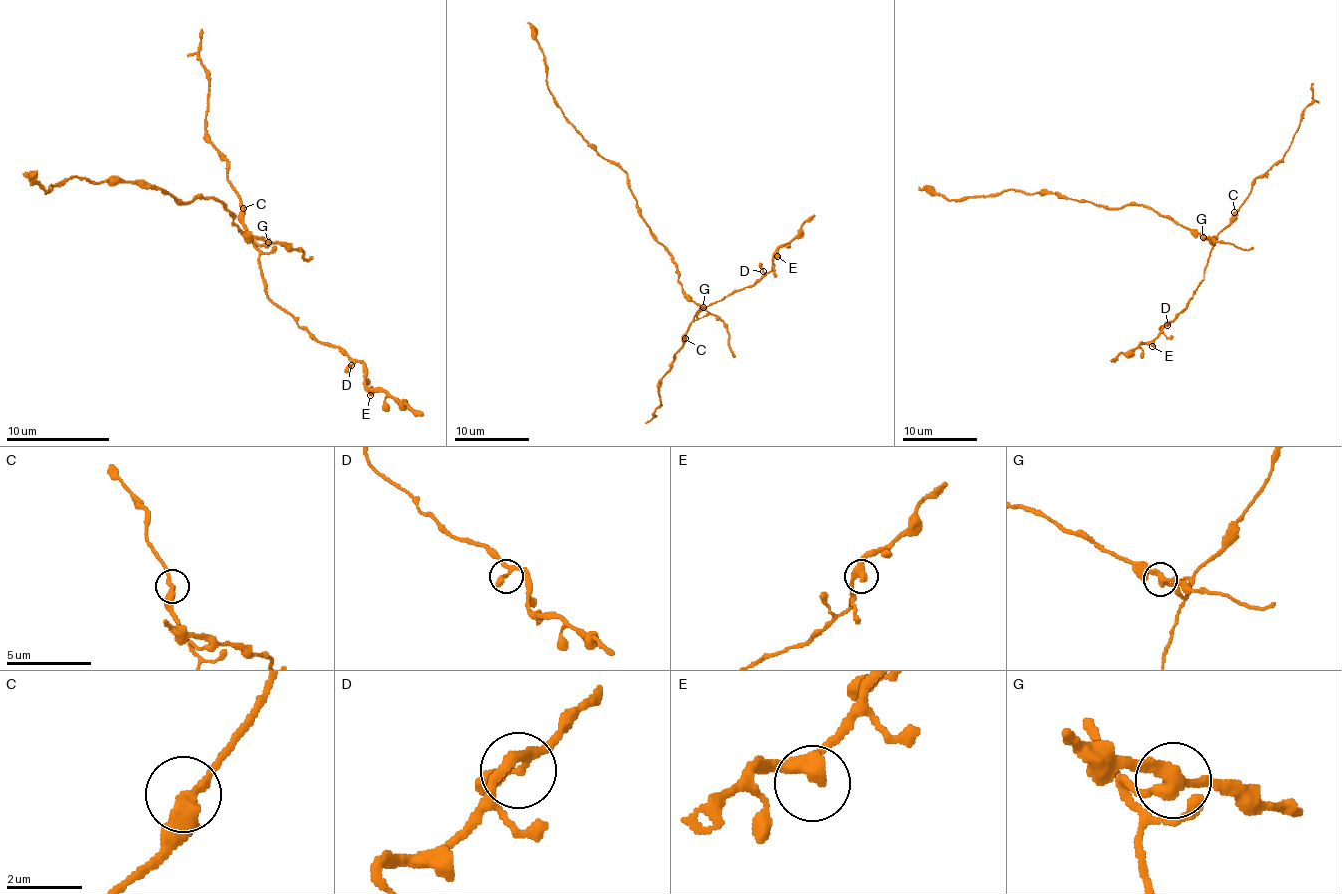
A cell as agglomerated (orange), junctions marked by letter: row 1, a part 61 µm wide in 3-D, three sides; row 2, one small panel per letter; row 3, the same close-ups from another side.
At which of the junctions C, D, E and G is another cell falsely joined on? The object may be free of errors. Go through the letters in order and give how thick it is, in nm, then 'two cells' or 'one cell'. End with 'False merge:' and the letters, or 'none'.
C: 380 nm | one cell
D: 200 nm | one cell
E: 400 nm | one cell
G: 280 nm | two cells
False merge: G

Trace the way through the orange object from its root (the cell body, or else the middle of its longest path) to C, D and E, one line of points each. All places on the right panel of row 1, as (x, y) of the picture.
C: (1155, 210), (1204, 238), (1215, 236), (1230, 221), (1234, 212)
D: (1155, 210), (1204, 238), (1215, 240), (1204, 277), (1195, 294), (1167, 326)
E: (1155, 210), (1215, 242), (1204, 277), (1195, 294), (1163, 328), (1152, 346)

